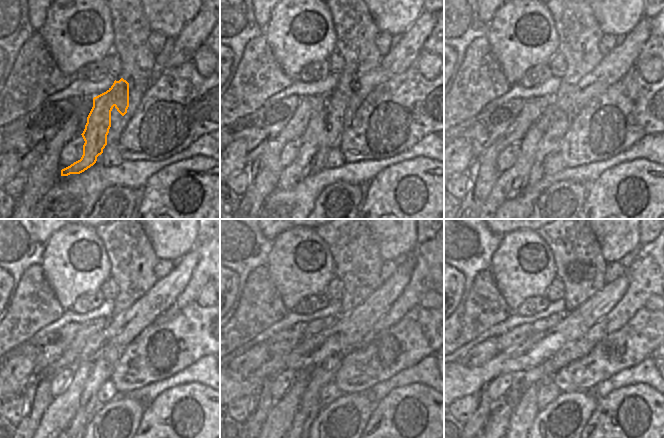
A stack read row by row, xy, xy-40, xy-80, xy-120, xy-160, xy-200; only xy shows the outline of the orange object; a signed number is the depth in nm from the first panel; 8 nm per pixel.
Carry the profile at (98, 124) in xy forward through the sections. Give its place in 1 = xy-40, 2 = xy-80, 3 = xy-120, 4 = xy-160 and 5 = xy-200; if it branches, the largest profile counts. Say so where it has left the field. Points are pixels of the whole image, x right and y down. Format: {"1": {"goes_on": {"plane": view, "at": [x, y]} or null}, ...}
{"1": {"goes_on": {"plane": "xy-40", "at": [341, 98]}}, "2": {"goes_on": {"plane": "xy-80", "at": [509, 184]}}, "3": {"goes_on": {"plane": "xy-120", "at": [56, 419]}}, "4": {"goes_on": {"plane": "xy-160", "at": [280, 417]}}, "5": {"goes_on": {"plane": "xy-200", "at": [498, 421]}}}

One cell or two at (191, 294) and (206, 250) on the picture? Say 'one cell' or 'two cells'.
one cell

